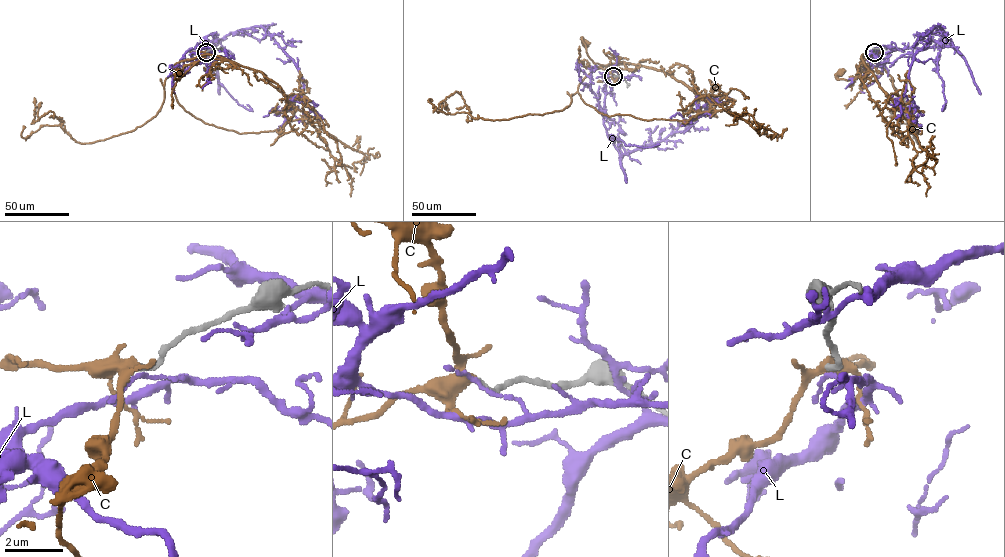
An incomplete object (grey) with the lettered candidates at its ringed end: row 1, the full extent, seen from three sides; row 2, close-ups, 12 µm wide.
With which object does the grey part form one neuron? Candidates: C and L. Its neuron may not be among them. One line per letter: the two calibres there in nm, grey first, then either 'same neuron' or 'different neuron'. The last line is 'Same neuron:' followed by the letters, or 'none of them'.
C: 190/320 nm | same neuron
L: 200/100 nm | different neuron
Same neuron: C

